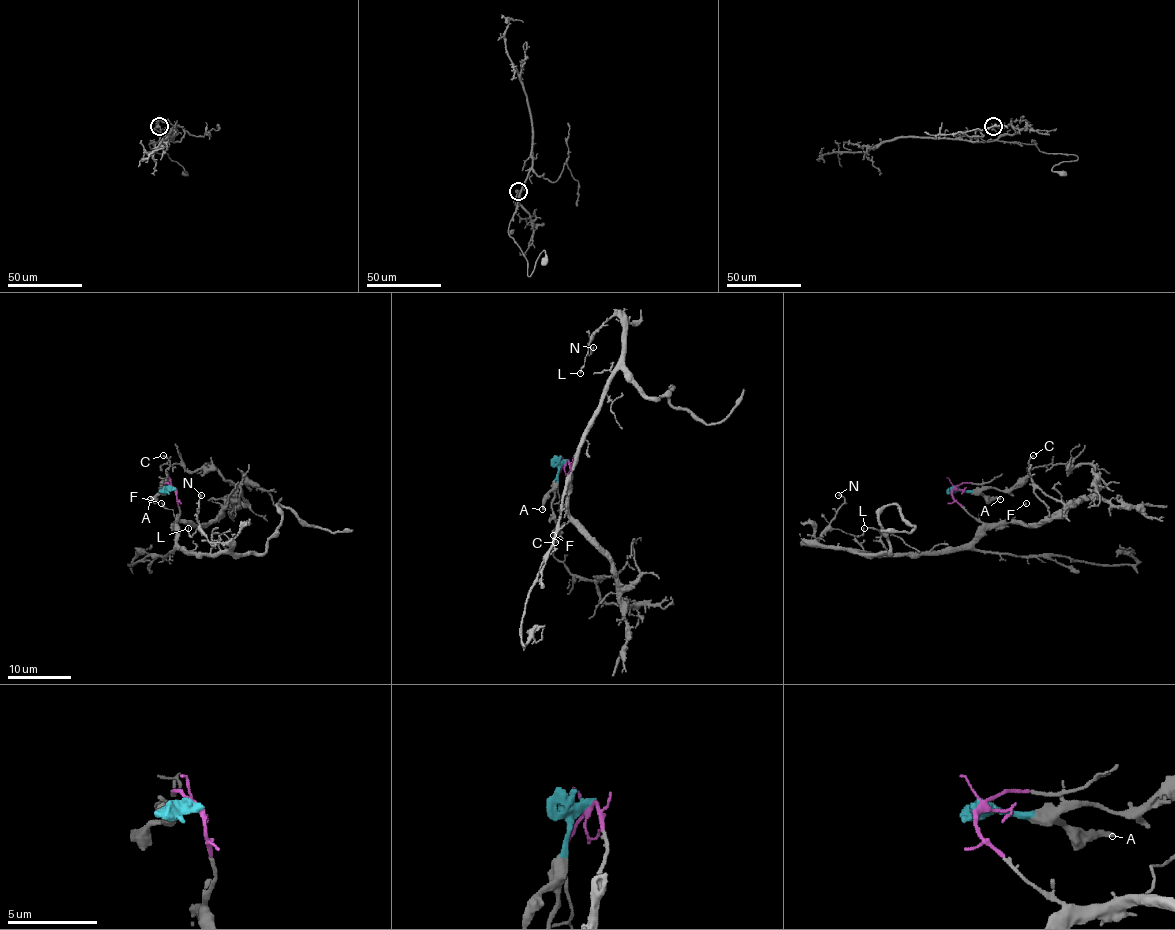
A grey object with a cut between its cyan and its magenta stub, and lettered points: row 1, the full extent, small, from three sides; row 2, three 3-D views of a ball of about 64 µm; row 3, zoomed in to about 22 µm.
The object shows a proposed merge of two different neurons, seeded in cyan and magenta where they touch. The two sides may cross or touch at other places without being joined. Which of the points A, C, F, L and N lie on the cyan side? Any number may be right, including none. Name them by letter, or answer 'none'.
A, C

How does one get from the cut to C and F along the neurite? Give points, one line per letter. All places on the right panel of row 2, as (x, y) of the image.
C: (953, 488), (1010, 490), (1027, 474), (1029, 460), (1033, 455)
F: (953, 488), (953, 496), (984, 523), (1010, 521), (1014, 510), (1025, 502)

